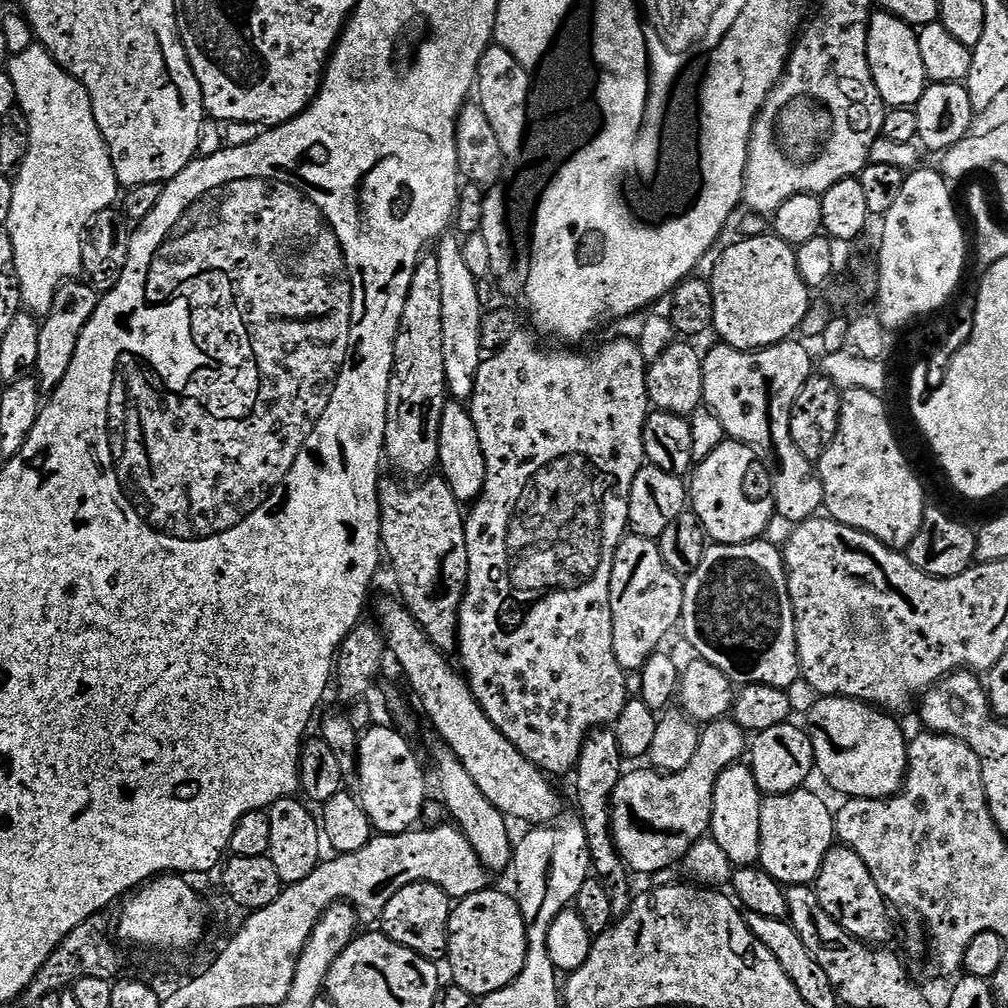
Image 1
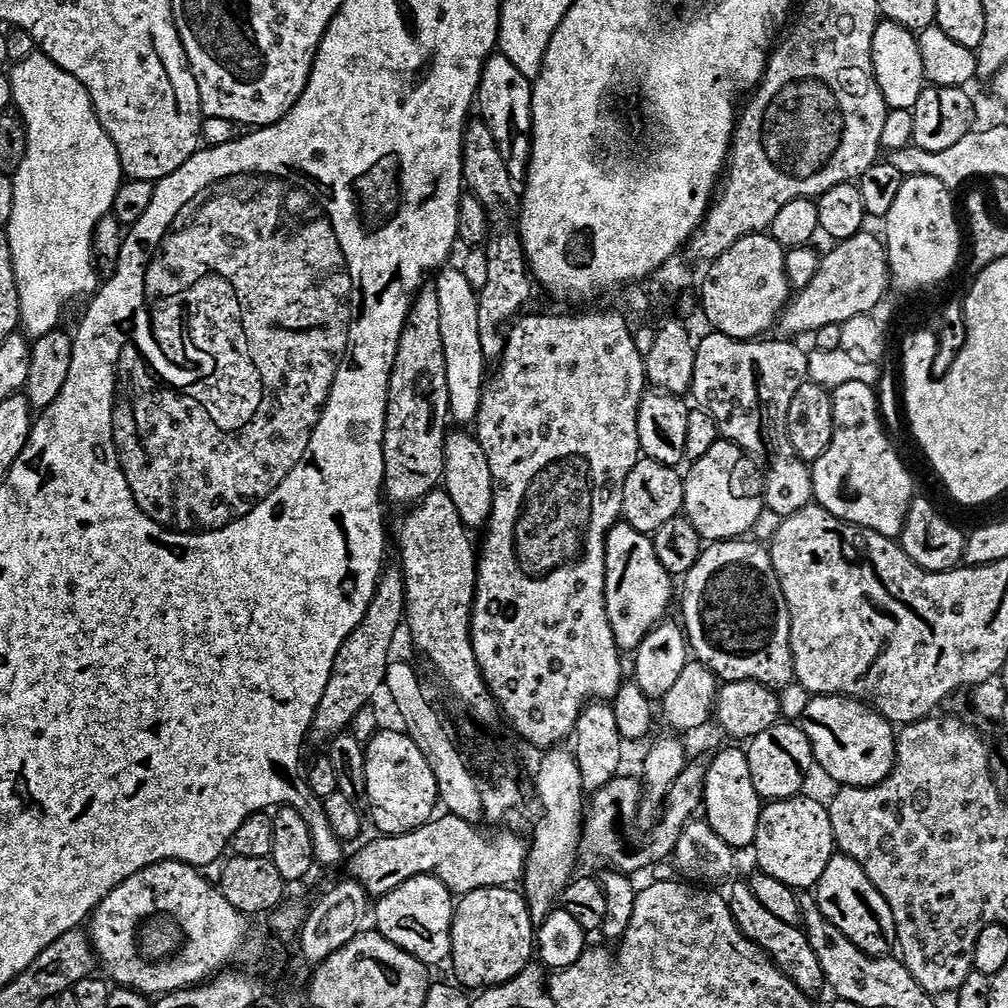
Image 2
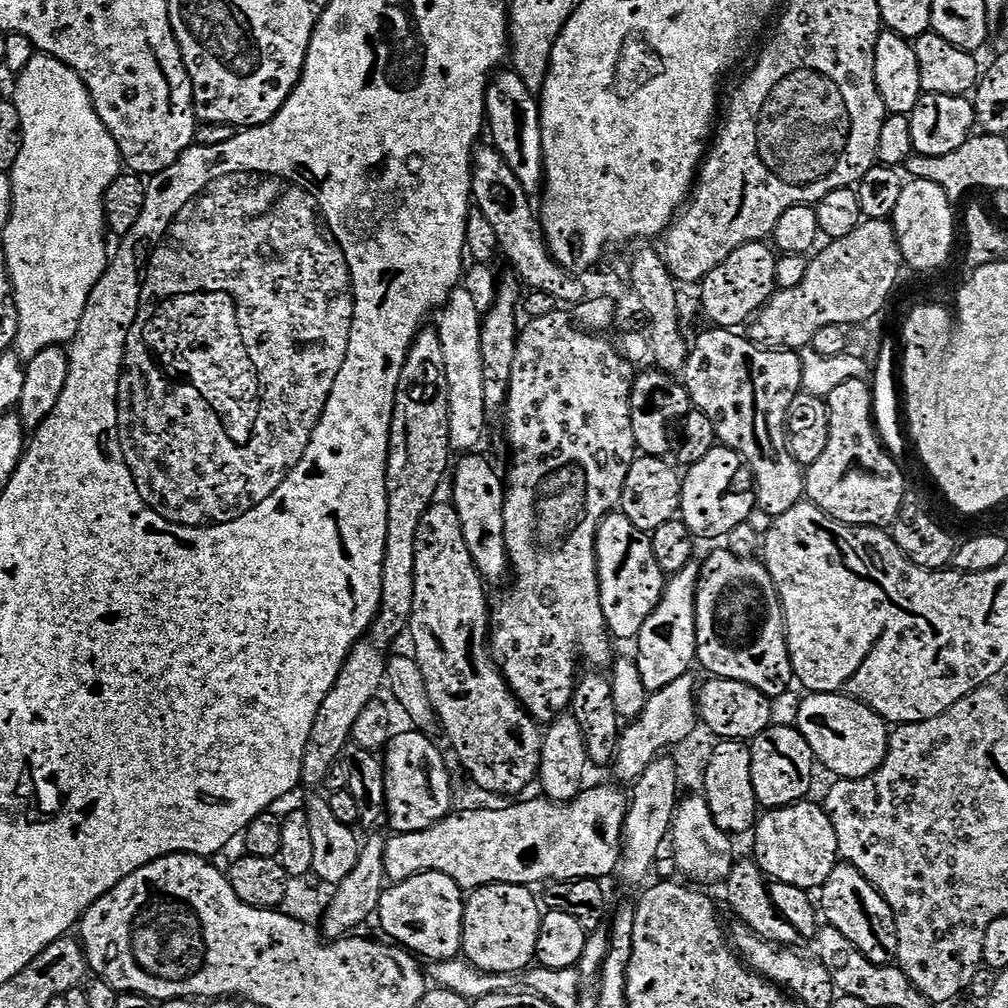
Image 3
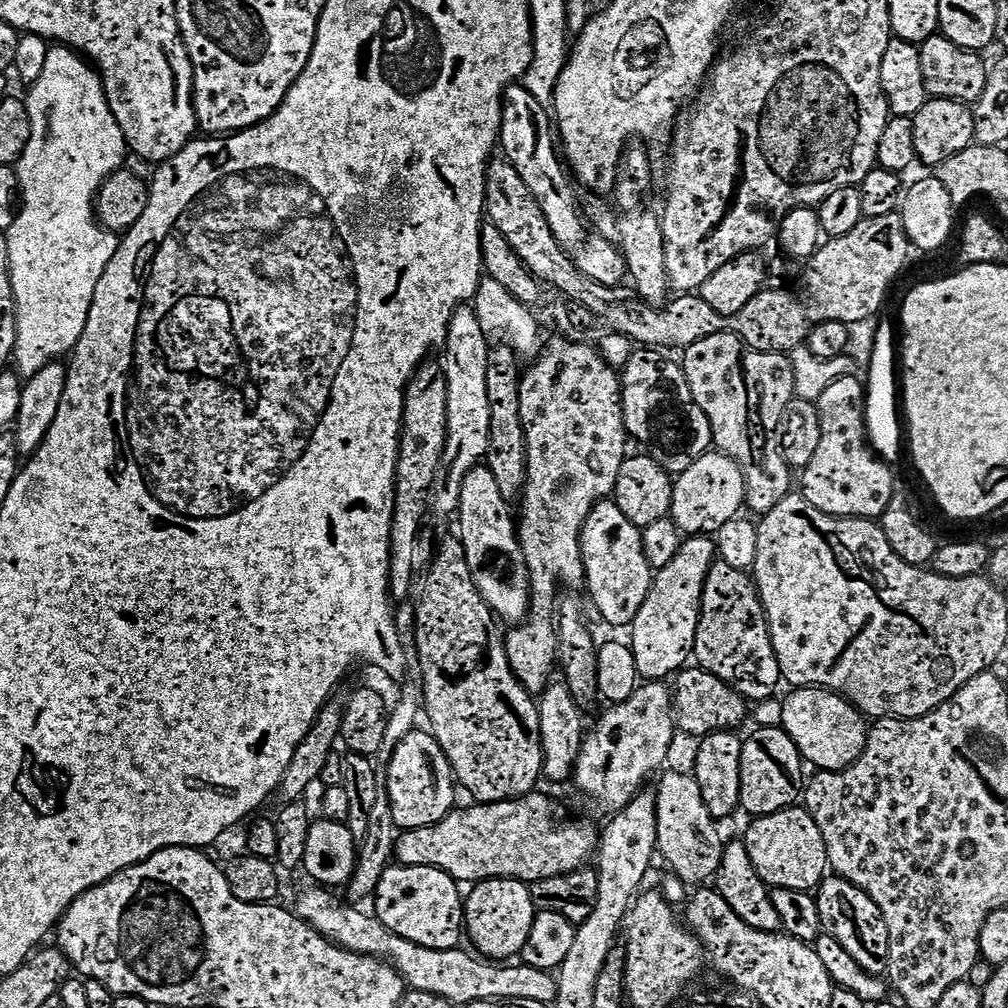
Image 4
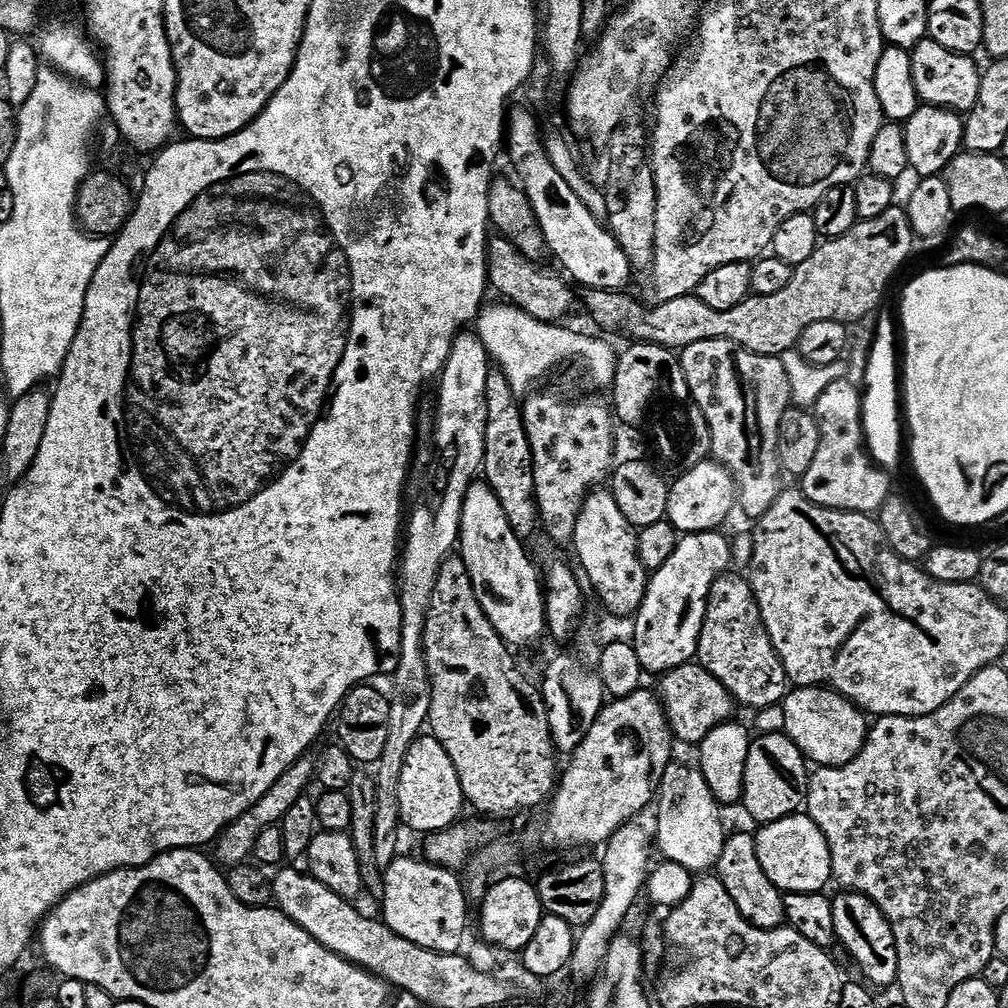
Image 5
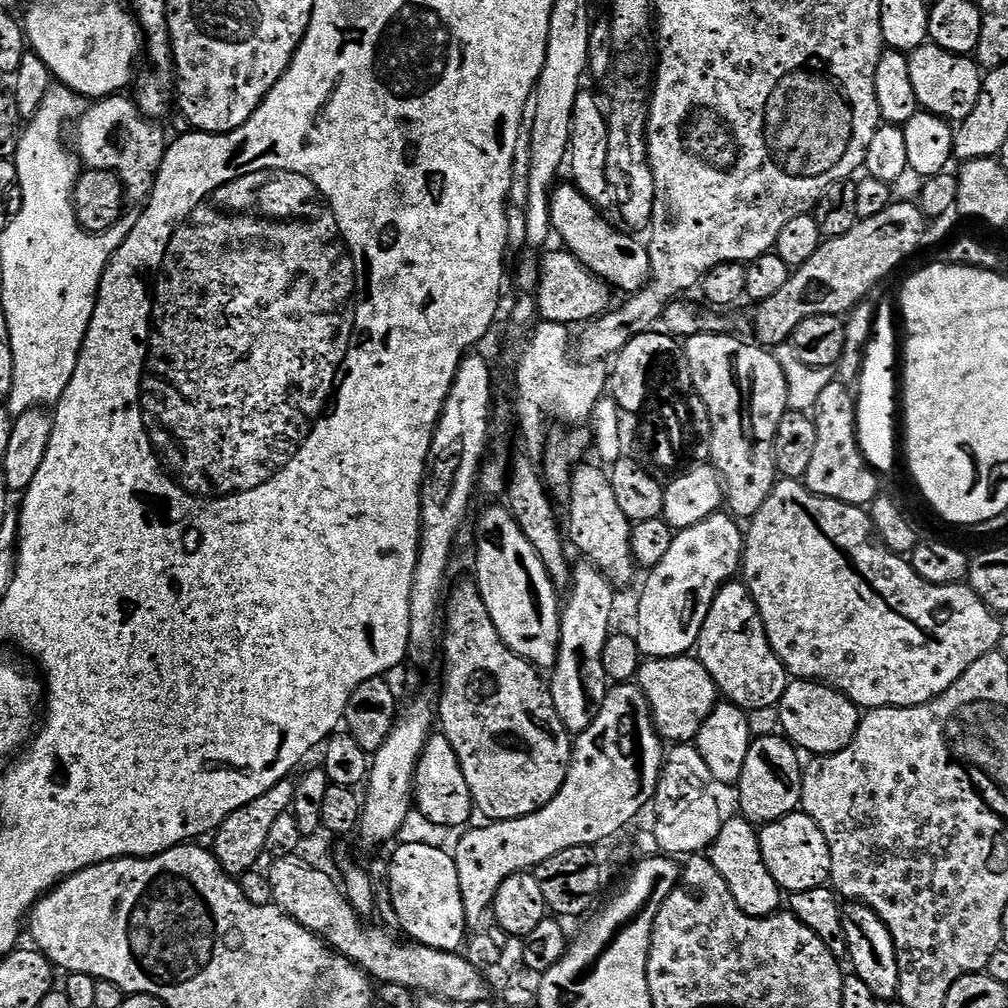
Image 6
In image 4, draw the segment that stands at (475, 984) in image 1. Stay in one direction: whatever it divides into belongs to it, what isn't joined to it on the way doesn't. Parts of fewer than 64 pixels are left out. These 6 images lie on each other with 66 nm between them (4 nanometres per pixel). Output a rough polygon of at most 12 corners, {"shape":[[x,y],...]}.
{"shape":[[482,880],[466,896],[475,951],[519,957],[538,913],[522,880]]}

